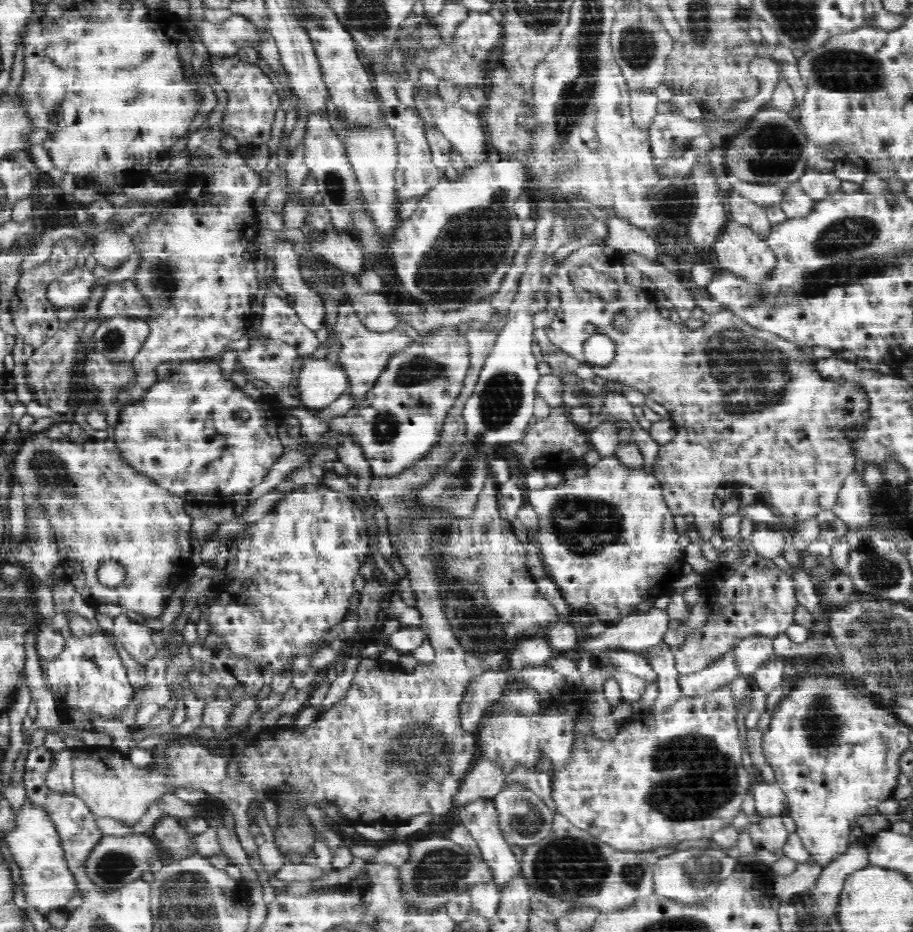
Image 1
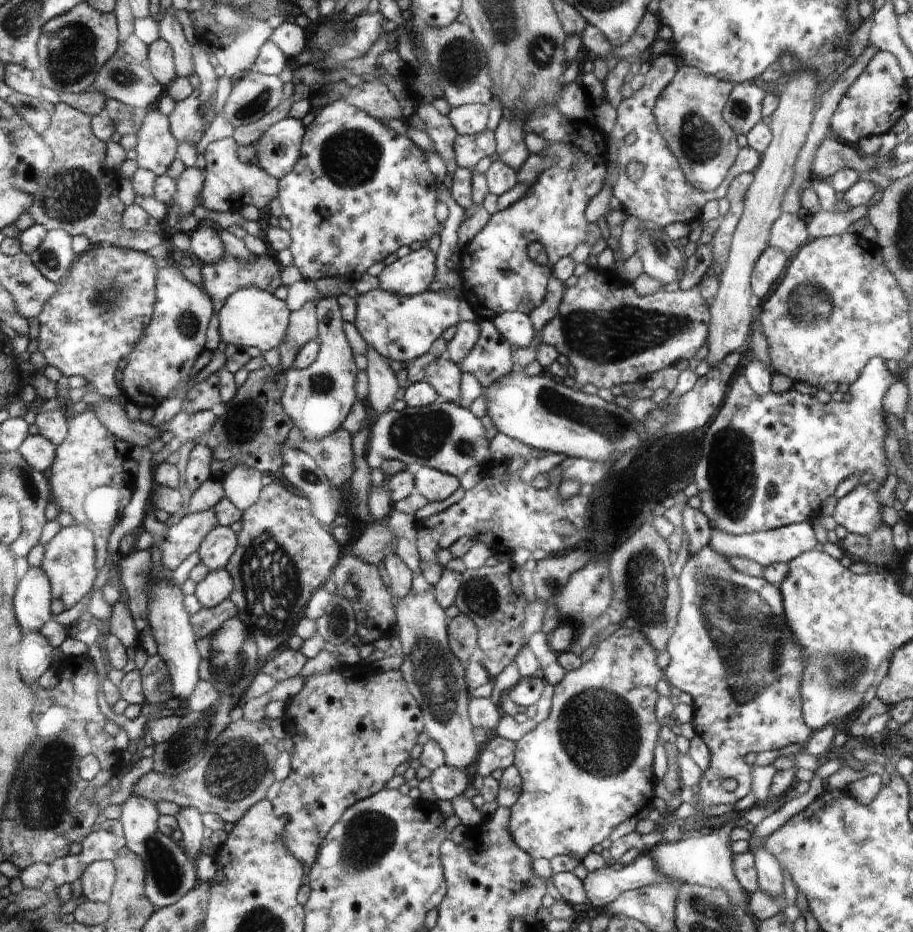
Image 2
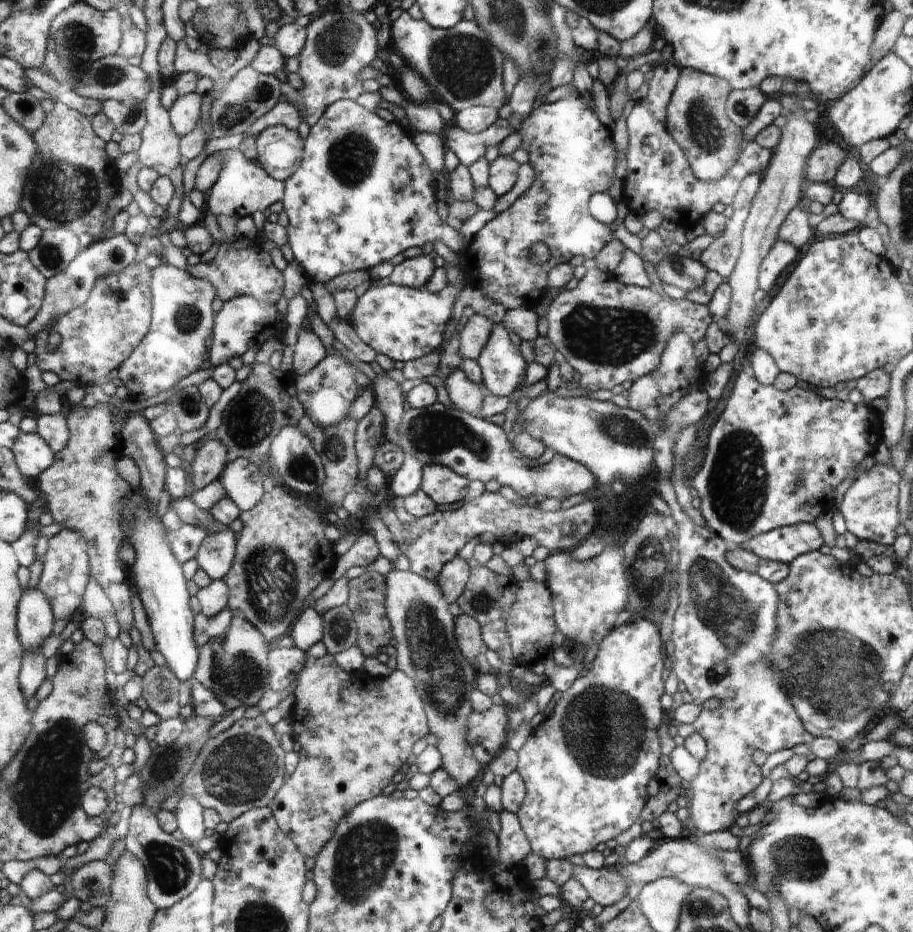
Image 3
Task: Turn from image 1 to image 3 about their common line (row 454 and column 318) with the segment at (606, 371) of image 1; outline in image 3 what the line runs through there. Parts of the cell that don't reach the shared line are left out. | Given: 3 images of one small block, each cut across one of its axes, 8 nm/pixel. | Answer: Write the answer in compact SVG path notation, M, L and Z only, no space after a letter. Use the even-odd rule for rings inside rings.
M305 653L305 659L298 673L298 683L294 688L294 710L292 726L294 738L302 738L304 752L300 754L298 768L278 791L278 800L270 803L273 815L280 828L292 838L304 856L316 856L333 837L338 823L356 804L378 796L384 786L390 784L392 776L404 766L412 754L412 744L426 736L426 714L422 701L414 688L414 682L400 670L392 672L388 678L370 678L366 672L346 672L338 664L338 656L326 654L313 657Z

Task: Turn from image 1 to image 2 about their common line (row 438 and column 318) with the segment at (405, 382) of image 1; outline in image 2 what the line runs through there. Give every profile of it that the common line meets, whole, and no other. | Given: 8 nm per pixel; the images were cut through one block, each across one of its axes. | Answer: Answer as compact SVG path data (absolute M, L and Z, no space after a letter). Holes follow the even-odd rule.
M324 297L317 302L316 312L320 348L316 360L306 370L288 370L286 374L286 392L282 394L282 406L302 430L308 440L318 440L340 428L344 418L349 416L356 400L356 372L352 350L342 330L341 306L336 297Z

